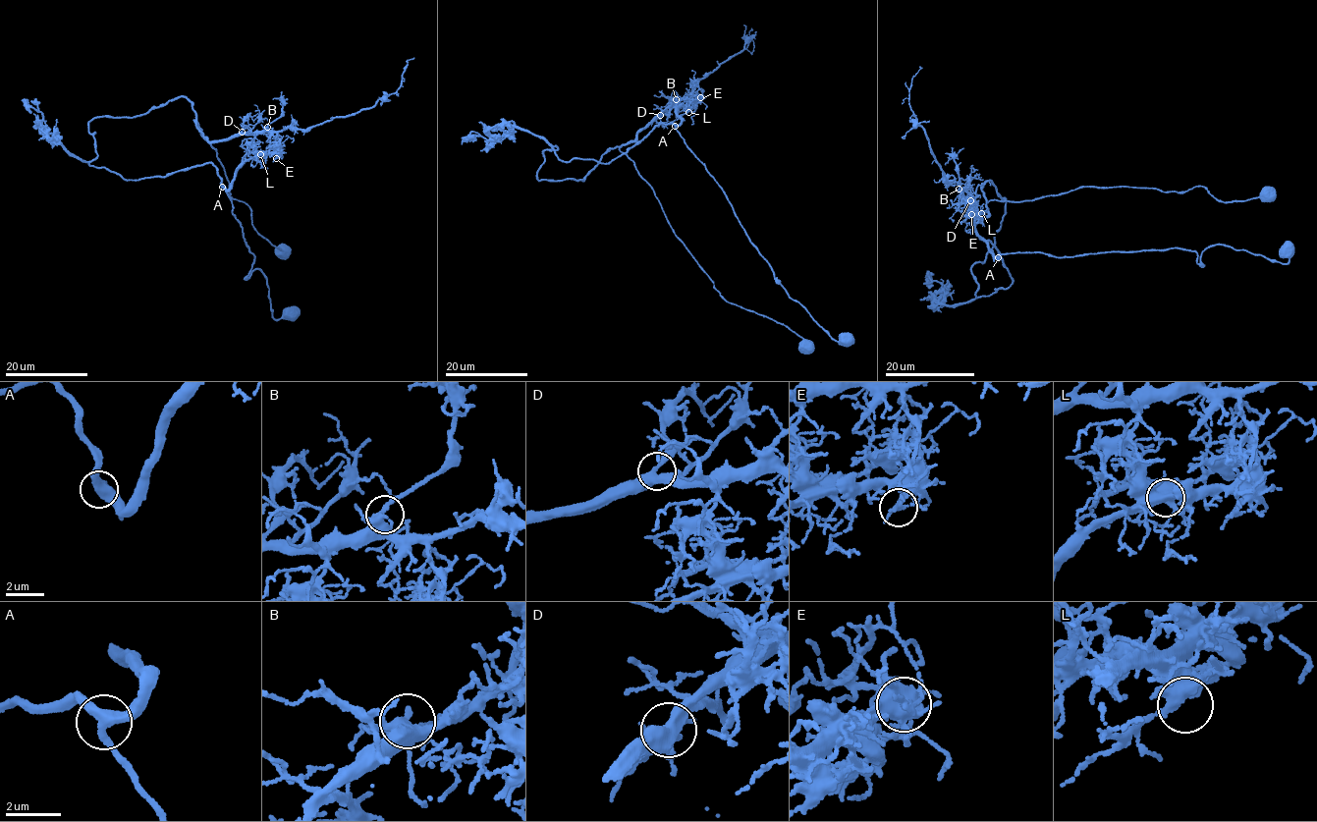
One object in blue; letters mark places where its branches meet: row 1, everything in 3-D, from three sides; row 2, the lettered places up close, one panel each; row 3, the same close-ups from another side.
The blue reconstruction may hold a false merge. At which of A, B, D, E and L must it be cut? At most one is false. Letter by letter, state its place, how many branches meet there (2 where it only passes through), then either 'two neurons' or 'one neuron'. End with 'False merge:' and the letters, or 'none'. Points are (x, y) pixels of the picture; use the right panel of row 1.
A: place (998, 257); branches 3; one neuron
B: place (959, 189); branches 6; one neuron
D: place (970, 200); branches 3; one neuron
E: place (971, 214); branches 2; two neurons
L: place (981, 213); branches 5; one neuron
False merge: E

